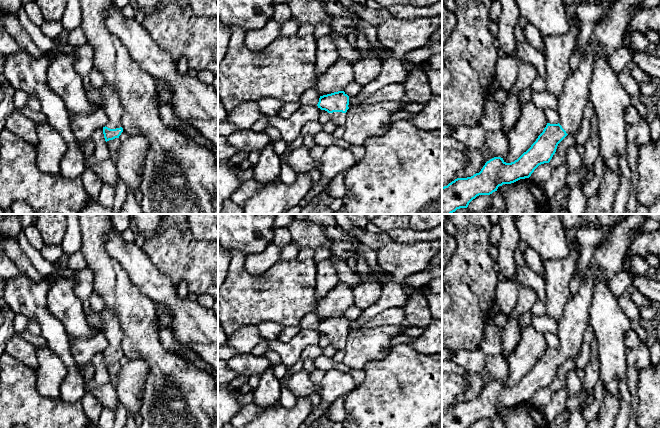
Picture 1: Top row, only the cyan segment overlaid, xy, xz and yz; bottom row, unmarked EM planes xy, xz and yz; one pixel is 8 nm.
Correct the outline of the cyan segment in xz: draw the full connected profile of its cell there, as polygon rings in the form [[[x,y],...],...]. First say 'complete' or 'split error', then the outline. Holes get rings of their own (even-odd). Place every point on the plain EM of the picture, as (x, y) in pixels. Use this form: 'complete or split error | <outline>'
split error | [[[344,315],[320,320],[318,332],[329,337],[330,344],[337,350],[344,350],[347,344],[346,336],[349,333],[349,320]]]

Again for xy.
split error | [[[105,308],[101,312],[101,316],[103,319],[103,326],[100,332],[102,332],[108,340],[108,346],[106,350],[103,351],[104,362],[107,366],[119,362],[123,356],[123,352],[121,351],[123,334],[119,320],[111,310]]]

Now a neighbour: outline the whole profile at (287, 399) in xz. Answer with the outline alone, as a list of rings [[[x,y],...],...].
[[[281,380],[281,396],[279,399],[280,405],[286,409],[291,409],[295,406],[296,401],[297,397],[289,389],[286,383]]]

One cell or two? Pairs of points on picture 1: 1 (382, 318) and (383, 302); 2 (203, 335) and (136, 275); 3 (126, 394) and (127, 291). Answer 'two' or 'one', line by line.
1: two
2: one
3: two

